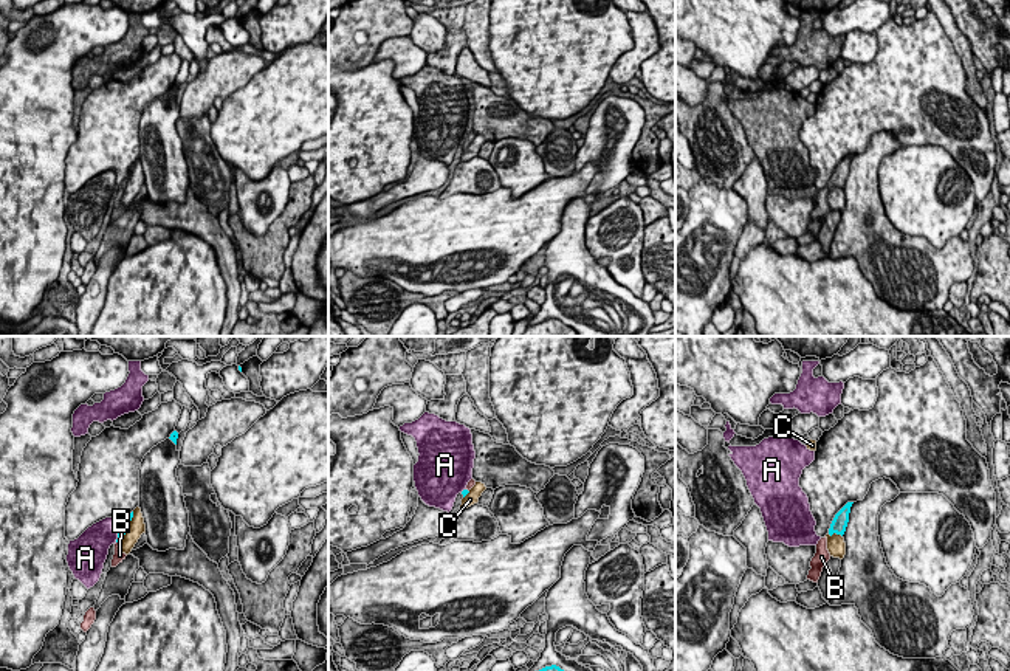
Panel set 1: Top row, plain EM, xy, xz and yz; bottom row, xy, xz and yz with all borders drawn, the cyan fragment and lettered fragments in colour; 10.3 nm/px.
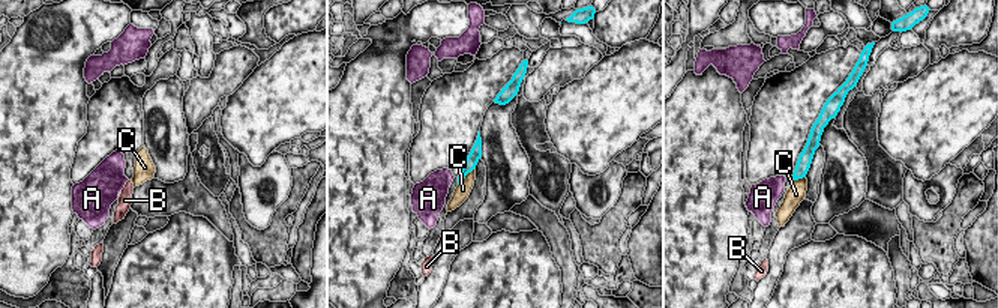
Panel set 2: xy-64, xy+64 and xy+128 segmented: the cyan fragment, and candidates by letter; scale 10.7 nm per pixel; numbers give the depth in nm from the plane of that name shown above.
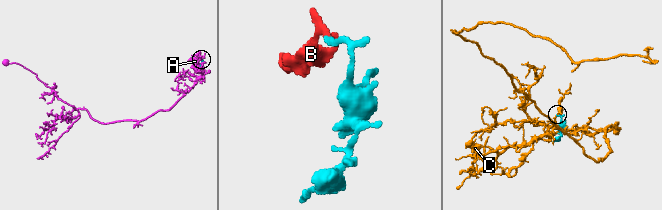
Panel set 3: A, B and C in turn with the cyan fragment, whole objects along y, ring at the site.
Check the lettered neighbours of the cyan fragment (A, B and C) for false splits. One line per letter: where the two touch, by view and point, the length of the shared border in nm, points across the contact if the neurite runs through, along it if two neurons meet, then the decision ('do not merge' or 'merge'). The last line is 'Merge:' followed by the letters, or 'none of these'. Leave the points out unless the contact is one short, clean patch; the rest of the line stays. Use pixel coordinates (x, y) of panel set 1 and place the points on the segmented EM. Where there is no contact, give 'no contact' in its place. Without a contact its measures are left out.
A: contact xy (118, 538); length 100 nm; border xy (118, 533), (115, 541); do not merge
B: contact xy (118, 541); length 70 nm; way xy (121, 533), (118, 541), (118, 557); merge
C: contact yz (835, 532); length 160 nm; border yz (827, 533), (841, 536); do not merge
Merge: B

